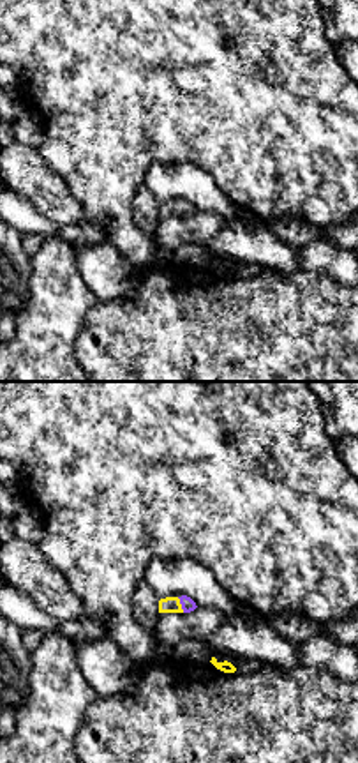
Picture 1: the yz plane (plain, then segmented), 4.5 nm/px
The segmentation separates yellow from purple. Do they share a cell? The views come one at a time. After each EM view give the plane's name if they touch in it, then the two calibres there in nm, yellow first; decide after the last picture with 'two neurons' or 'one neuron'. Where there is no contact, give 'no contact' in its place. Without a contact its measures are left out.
contact in yz; calibres 80 and 60 nm

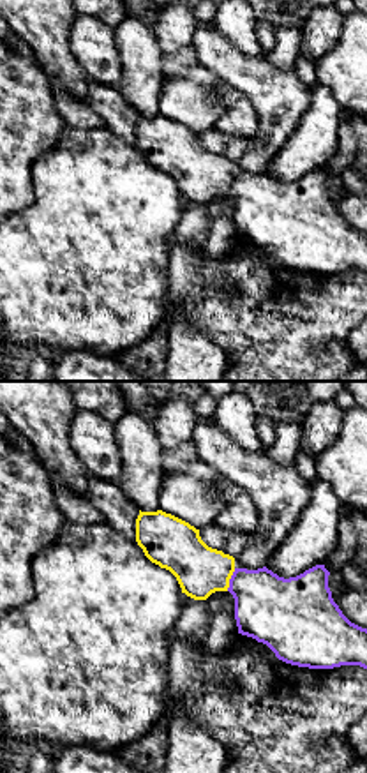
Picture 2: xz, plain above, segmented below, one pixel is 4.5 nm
contact in xz; calibres 220 and 300 nm

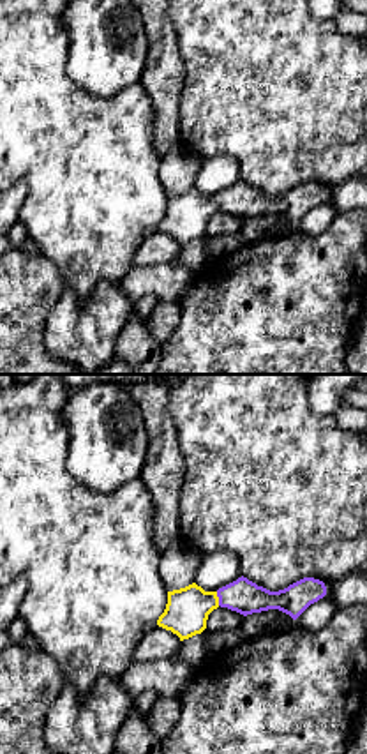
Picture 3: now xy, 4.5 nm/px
contact in xy; calibres 200 and 160 nm

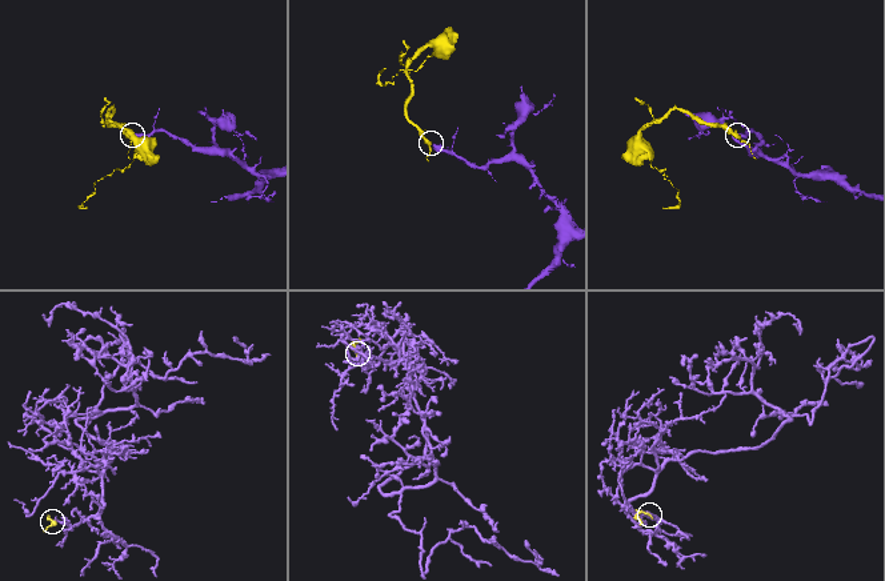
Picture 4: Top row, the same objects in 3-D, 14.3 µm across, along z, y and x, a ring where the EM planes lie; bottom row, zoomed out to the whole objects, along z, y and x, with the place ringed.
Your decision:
one neuron

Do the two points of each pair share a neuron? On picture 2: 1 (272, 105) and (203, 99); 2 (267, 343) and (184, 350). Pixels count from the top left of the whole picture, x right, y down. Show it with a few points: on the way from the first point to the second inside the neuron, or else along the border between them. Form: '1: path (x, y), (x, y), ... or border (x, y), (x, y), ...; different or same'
1: border (200, 62), (221, 80); different
2: border (186, 320), (207, 336), (224, 353), (228, 362); different

